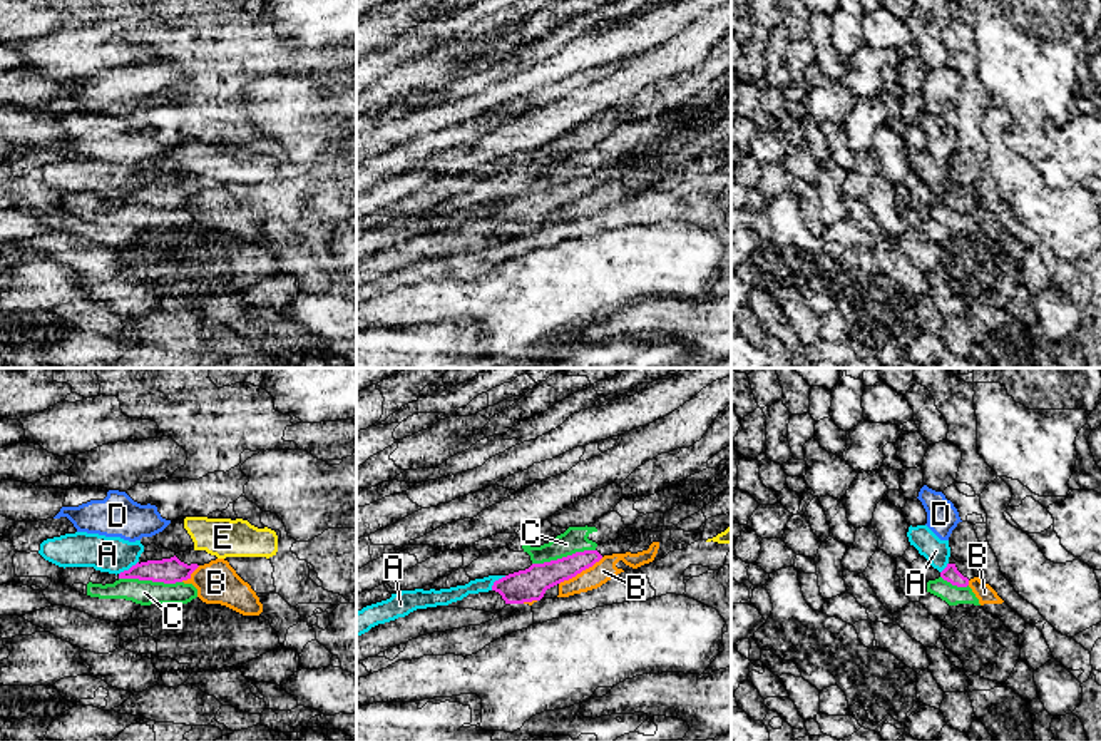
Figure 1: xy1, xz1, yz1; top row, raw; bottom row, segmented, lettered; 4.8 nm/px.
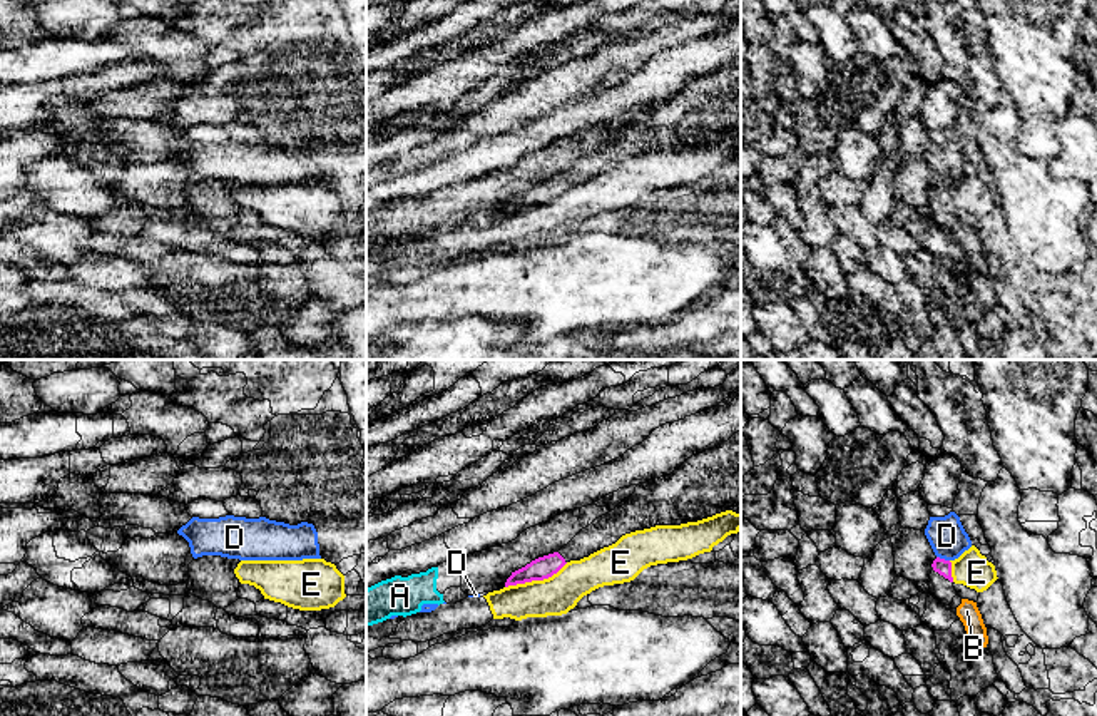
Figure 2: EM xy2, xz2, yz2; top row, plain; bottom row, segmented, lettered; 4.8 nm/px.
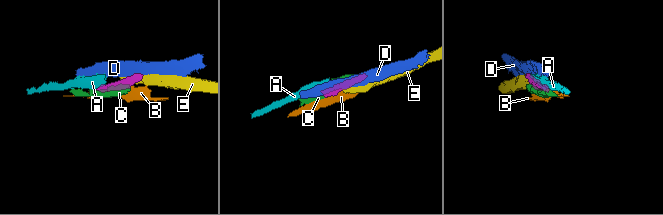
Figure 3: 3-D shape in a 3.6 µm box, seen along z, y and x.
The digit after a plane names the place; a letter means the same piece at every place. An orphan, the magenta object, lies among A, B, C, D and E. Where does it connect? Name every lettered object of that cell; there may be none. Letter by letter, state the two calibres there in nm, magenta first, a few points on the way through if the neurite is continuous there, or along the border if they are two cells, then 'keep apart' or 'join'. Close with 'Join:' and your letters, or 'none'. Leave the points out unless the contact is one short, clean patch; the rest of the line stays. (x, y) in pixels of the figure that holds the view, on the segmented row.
A: 130 nm thick on the magenta side, 180 nm on the other; border along xy1 (138, 561), (119, 574); keep apart
B: 160 nm thick on the magenta side, 110 nm on the other; border along xz1 (603, 557), (559, 584); keep apart
C: 130 nm thick on the magenta side, 120 nm on the other; keep apart
D: 80 nm thick on the magenta side, 180 nm on the other; border along yz2 (937, 556), (949, 561); keep apart
E: 110 nm thick on the magenta side, 190 nm on the other; border along xz2 (567, 562), (547, 577), (505, 588); keep apart
Join: none

